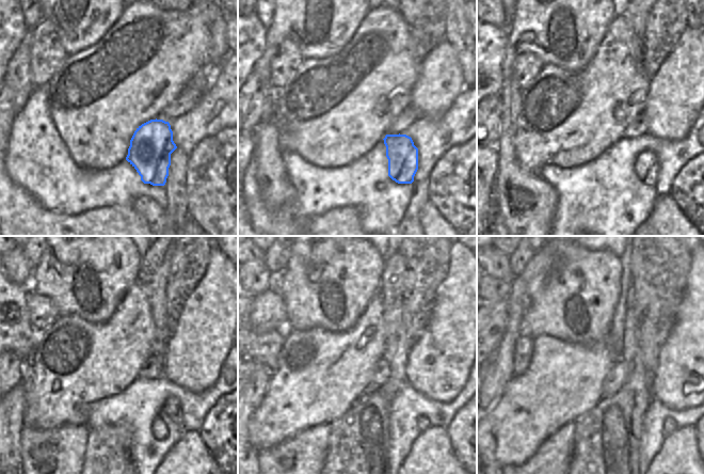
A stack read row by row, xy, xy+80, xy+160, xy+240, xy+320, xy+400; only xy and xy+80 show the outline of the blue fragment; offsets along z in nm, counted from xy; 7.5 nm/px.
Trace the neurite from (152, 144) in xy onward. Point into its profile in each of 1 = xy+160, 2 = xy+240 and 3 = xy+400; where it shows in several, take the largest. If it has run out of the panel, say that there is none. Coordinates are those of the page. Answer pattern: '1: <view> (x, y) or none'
1: xy+160 (646, 168)
2: xy+240 (171, 407)
3: xy+400 (669, 426)

